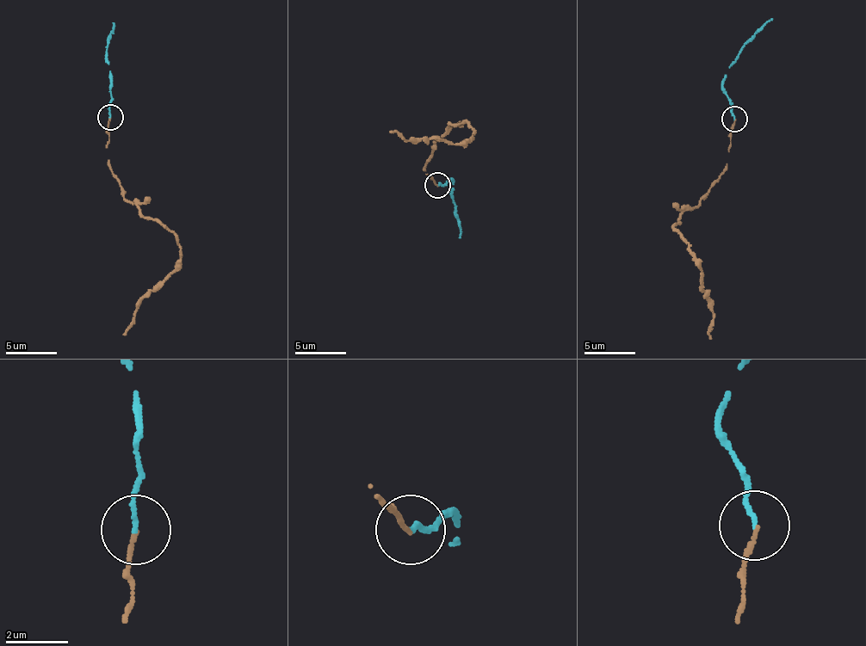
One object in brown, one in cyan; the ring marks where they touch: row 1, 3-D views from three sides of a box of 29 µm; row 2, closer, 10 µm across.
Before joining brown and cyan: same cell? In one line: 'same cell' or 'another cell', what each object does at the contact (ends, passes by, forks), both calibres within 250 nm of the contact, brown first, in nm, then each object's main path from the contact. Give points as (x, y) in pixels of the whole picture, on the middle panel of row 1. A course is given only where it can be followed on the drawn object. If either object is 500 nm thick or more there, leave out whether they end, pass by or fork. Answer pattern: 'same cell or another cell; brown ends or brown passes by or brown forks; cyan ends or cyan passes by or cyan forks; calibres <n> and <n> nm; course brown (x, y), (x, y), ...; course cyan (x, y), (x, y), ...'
same cell; brown ends; cyan ends; calibres 120 and 140 nm; course brown (438, 186), (423, 170), (434, 144), (448, 125), (467, 121), (473, 138), (460, 143), (389, 133); course cyan (438, 186), (454, 181), (459, 236)

